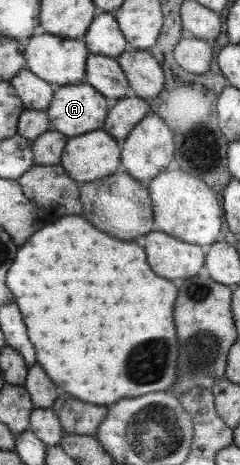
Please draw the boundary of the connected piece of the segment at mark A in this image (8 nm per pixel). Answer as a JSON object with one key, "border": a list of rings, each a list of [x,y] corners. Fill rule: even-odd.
{"border":[[[81,81],[78,84],[59,86],[44,112],[49,120],[47,131],[58,131],[70,138],[89,131],[101,130],[108,110],[107,101],[98,91]]]}

